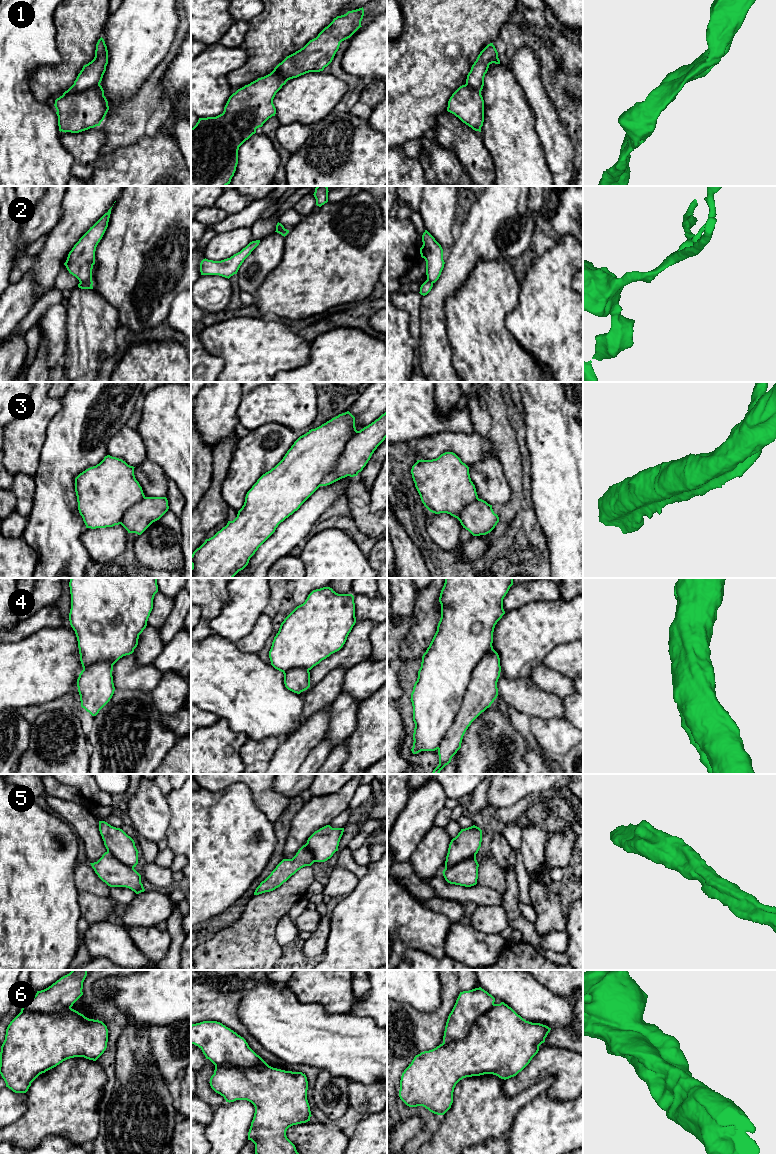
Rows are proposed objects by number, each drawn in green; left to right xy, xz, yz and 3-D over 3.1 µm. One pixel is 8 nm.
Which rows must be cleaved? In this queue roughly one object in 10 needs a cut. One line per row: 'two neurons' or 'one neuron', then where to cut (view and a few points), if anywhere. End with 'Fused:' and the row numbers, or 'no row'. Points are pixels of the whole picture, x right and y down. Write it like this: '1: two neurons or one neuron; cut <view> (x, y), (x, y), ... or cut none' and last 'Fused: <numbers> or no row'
1: one neuron; cut none
2: two neurons; cut xy (80, 282), (86, 282), (91, 285)
3: one neuron; cut none
4: one neuron; cut none
5: one neuron; cut none
6: one neuron; cut none
Fused: 2

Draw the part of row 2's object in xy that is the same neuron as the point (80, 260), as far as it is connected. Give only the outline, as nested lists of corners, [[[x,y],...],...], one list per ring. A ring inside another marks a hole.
[[[112,207],[79,239],[64,263],[69,273],[80,283],[93,285],[92,269],[95,264],[95,251],[108,227]]]

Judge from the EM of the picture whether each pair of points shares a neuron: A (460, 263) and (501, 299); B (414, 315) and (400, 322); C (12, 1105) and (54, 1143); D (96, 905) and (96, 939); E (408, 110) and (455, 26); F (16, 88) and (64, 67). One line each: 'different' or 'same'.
A: different
B: different
C: different
D: different
E: same
F: different

